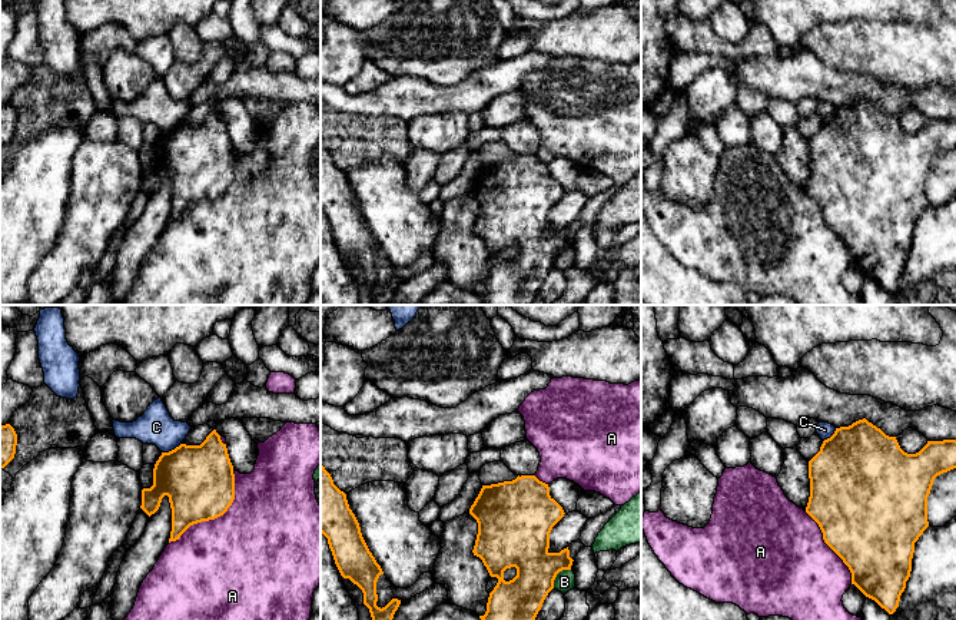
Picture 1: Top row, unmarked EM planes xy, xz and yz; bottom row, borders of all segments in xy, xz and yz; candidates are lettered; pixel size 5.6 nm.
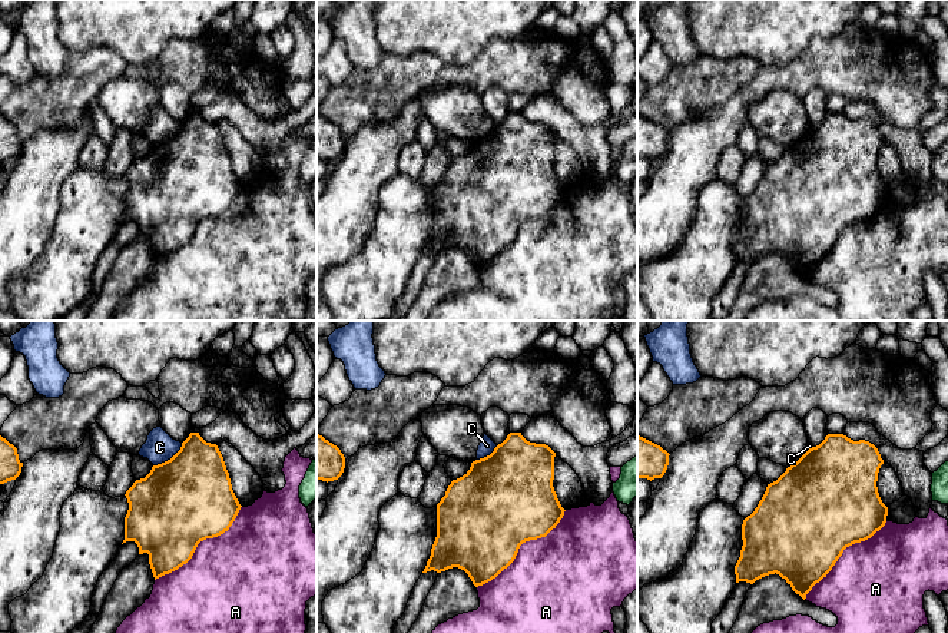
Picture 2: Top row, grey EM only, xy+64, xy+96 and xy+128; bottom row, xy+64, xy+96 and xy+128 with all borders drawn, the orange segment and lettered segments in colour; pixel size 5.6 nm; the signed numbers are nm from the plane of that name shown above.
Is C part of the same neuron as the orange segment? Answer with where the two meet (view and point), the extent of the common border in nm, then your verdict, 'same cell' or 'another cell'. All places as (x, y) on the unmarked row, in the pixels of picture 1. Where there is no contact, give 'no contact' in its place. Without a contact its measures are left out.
contact xy (172, 129); length 130 nm; another cell

